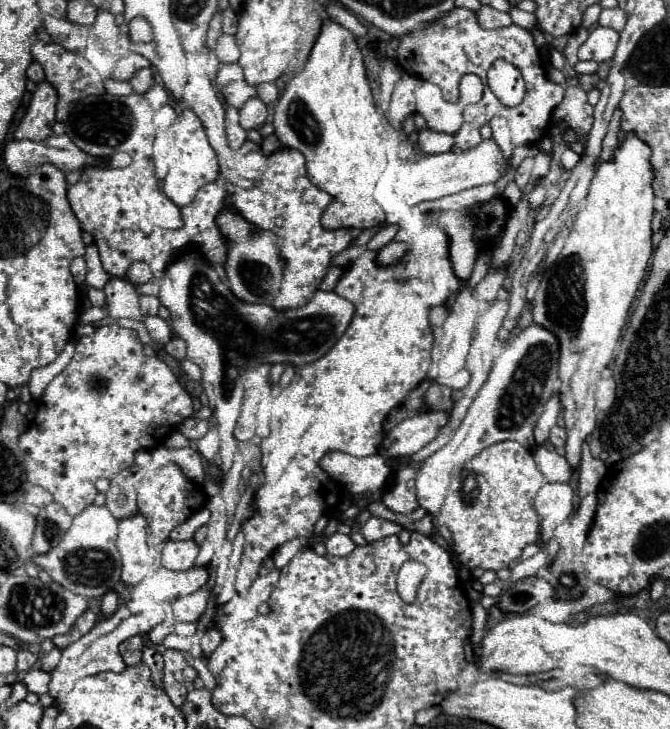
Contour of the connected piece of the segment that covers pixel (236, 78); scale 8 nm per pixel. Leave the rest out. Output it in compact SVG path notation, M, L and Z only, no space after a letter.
M237 63L221 65L215 85L225 95L227 105L231 105L235 109L239 109L247 99L255 97L255 87L243 79L241 65L237 65Z

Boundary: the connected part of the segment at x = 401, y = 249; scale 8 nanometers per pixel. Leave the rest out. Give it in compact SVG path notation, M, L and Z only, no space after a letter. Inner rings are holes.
M391 241L387 243L383 249L377 251L377 265L381 267L389 267L389 265L397 265L399 261L403 261L403 257L407 255L407 243L401 241Z

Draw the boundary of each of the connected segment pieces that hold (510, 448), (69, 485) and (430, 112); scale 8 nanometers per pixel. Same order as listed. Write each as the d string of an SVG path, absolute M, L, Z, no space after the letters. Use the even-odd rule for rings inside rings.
M517 441L495 443L457 467L441 509L441 523L453 535L457 561L467 569L481 567L493 571L517 561L523 547L539 539L539 517L533 509L533 497L543 481L531 451Z
M117 323L113 325L103 325L99 327L93 335L85 335L85 337L79 337L75 341L75 355L71 359L71 363L47 385L47 389L43 391L41 395L41 409L37 411L35 415L35 427L33 429L27 429L21 437L19 437L19 449L25 453L25 473L27 473L27 479L33 483L33 485L39 485L43 489L47 489L51 495L53 495L53 501L63 505L63 509L67 509L69 515L77 515L81 513L89 503L93 503L95 495L97 495L97 487L95 487L95 481L99 477L113 477L117 475L119 471L127 469L133 465L133 457L139 449L147 449L149 447L149 427L177 427L183 419L187 419L189 415L193 413L193 399L191 395L179 385L175 373L159 359L159 357L147 357L143 355L143 343L139 341L137 333L133 329L123 329L119 327Z
M421 83L415 89L417 111L425 117L427 127L439 133L457 133L463 123L463 107L459 103L449 103L443 99L441 89L435 83Z

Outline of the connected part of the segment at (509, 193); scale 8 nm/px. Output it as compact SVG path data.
M509 183L503 191L503 201L509 205L517 205L519 199L521 199L521 189L515 183Z

